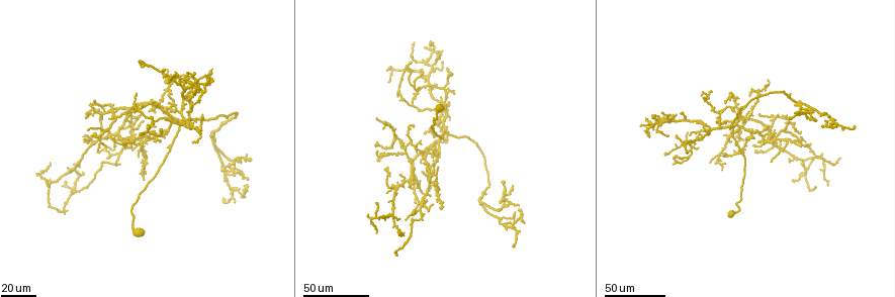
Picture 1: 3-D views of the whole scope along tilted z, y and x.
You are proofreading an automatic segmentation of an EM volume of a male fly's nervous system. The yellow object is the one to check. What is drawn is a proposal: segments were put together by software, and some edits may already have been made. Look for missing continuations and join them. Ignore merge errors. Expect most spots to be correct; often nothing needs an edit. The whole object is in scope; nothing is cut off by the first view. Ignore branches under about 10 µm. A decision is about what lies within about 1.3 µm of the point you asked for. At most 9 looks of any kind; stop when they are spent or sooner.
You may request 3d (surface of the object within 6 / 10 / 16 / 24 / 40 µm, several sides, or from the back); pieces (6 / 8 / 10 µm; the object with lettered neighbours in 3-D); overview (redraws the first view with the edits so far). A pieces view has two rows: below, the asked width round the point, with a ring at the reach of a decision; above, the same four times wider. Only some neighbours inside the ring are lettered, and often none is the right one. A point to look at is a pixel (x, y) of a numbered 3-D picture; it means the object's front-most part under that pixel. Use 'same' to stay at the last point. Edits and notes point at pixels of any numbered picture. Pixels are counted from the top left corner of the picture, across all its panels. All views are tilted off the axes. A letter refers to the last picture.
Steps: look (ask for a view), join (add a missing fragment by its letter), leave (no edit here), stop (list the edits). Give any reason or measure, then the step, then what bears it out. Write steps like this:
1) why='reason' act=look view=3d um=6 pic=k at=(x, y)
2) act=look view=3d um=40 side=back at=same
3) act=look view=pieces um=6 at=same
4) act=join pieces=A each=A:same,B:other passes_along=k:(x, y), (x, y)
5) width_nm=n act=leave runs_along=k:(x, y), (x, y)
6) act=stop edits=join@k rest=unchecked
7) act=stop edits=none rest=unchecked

why='branch stops here' act=look view=3d um=24 pic=1 at=(721, 160)

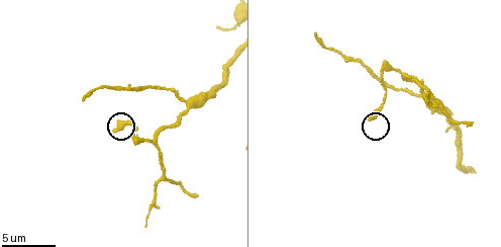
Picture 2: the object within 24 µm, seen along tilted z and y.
act=look view=pieces um=8 pic=2 at=(370, 117)

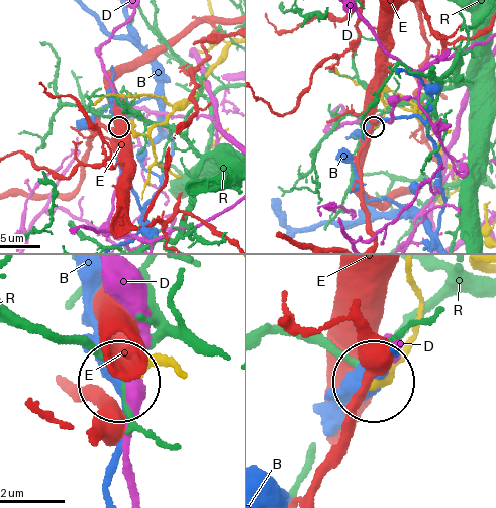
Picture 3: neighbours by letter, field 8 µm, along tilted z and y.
act=leave each=B:other,D:other,E:other,R:other found='none of them fits'

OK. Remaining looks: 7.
why='end of a long branch' act=look view=3d um=24 pic=1 at=(760, 113)

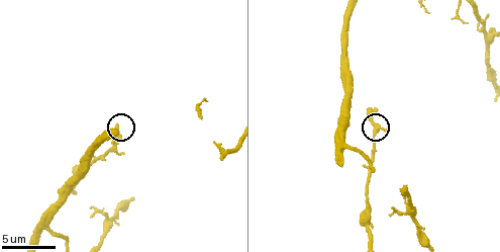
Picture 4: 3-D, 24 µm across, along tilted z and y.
act=look view=pieces um=8 pic=4 at=(118, 126)

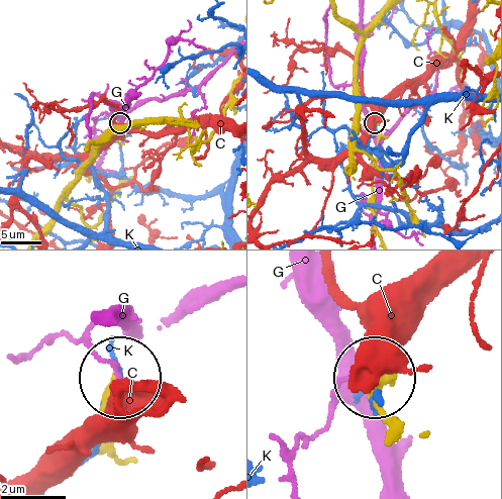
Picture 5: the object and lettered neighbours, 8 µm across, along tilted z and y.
act=leave each=C:other,G:other,K:other found='no lettered fragment goes on from it'

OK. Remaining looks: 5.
why='an open end' act=look view=3d um=24 pic=1 at=(48, 184)

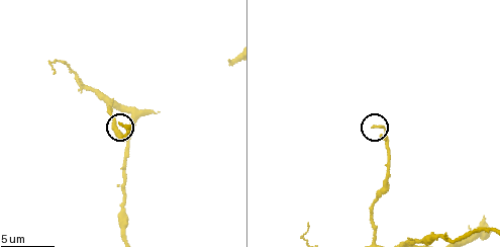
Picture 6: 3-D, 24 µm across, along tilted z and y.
act=look view=pieces um=6 pic=6 at=(374, 126)

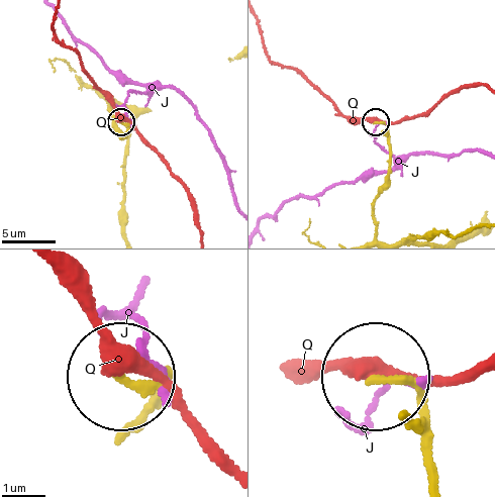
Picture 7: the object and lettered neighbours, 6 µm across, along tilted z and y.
act=leave each=J:other,Q:other runs_along=7:(433, 484), (427, 406), (412, 385), (385, 378) found='none of them fits'

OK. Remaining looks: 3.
why='free end' act=look view=3d um=24 pic=1 at=(779, 144)

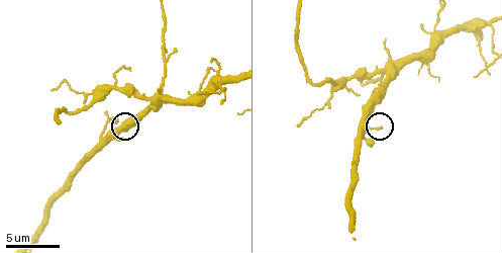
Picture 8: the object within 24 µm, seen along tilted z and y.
why='see the neighbours' act=look view=pieces um=6 pic=8 at=(371, 143)

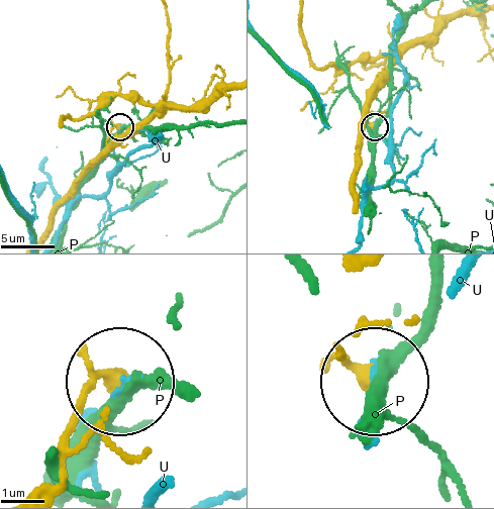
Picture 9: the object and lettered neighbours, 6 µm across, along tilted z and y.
act=leave each=P:other,U:other found='no lettered fragment goes on from it'

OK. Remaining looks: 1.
act=stop edits=none rest=unchecked

